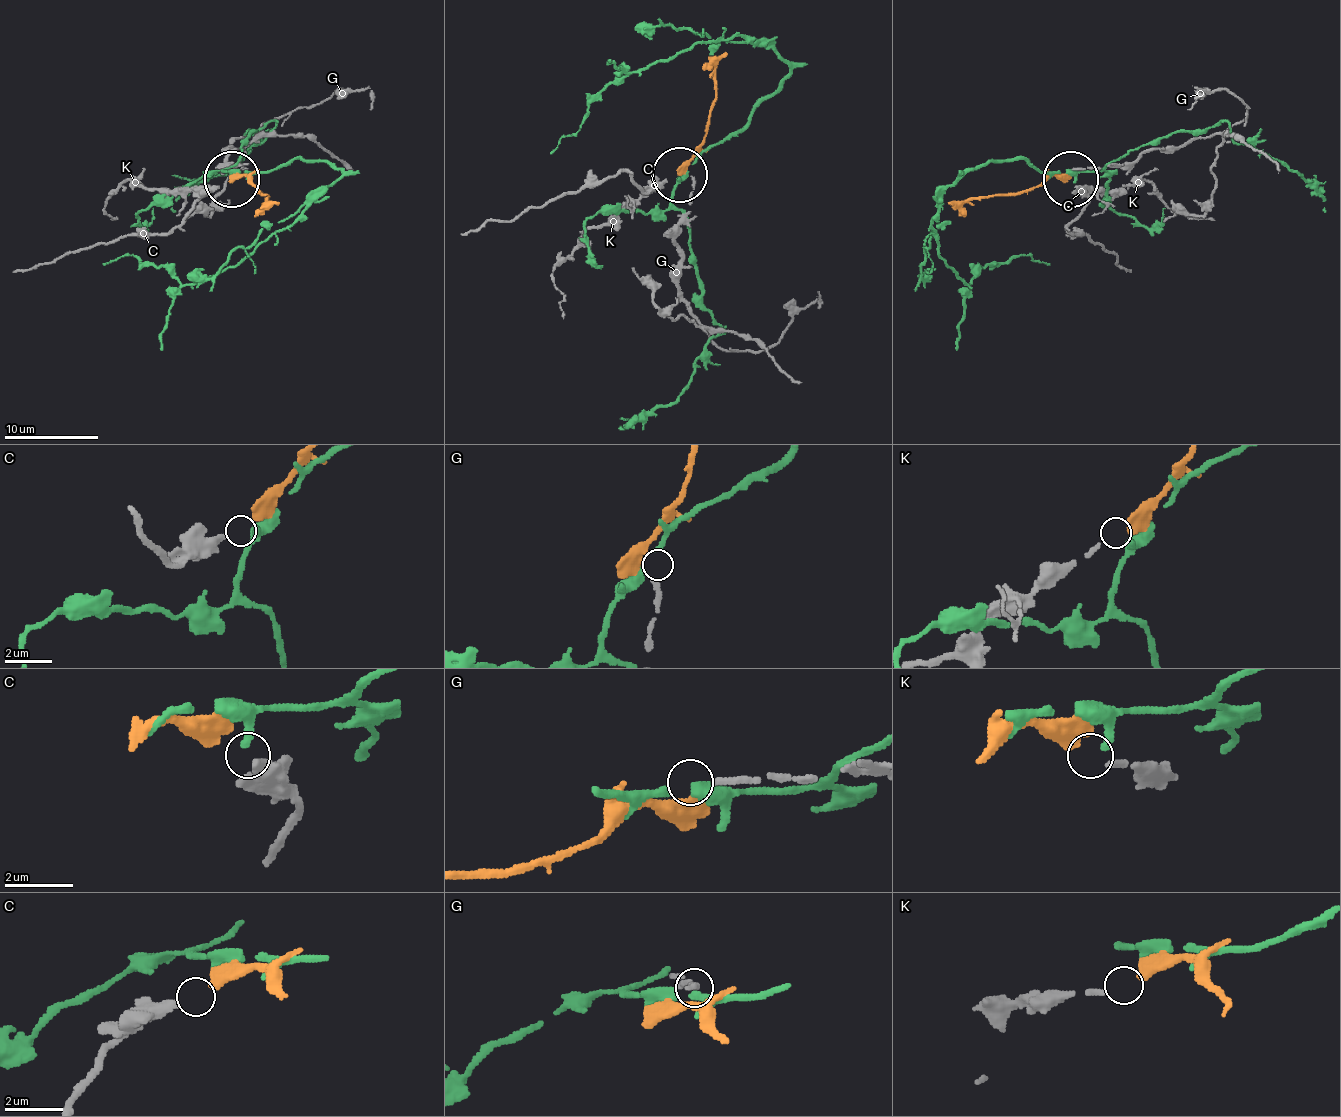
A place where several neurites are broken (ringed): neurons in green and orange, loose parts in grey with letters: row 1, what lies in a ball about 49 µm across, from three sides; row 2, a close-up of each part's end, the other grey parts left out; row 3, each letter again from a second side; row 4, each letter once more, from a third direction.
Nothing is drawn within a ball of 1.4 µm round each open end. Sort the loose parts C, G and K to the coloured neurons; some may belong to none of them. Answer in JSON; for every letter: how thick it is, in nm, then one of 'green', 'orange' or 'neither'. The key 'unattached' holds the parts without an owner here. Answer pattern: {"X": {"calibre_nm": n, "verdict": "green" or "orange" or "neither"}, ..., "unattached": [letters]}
{"C": {"calibre_nm": 360, "verdict": "green"}, "G": {"calibre_nm": 200, "verdict": "neither"}, "K": {"calibre_nm": 180, "verdict": "orange"}, "unattached": ["G"]}

